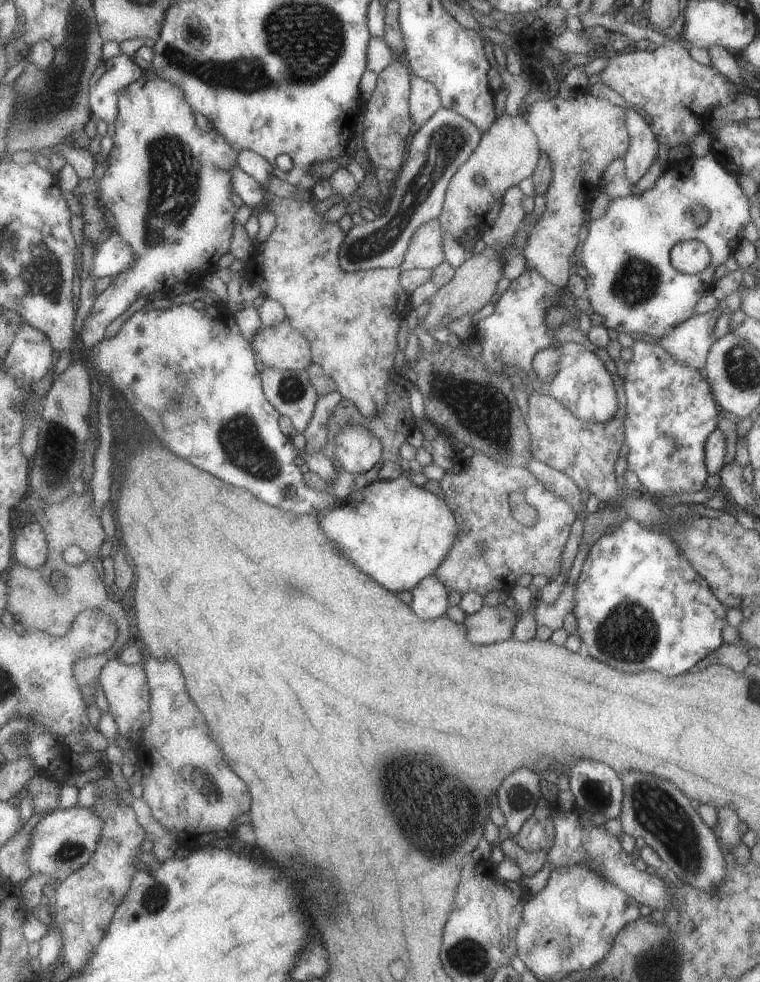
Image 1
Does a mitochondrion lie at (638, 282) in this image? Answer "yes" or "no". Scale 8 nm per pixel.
yes

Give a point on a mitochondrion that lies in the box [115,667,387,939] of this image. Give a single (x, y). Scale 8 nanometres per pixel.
(154, 898)

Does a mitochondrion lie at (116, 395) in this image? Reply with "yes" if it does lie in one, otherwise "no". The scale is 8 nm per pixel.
no

